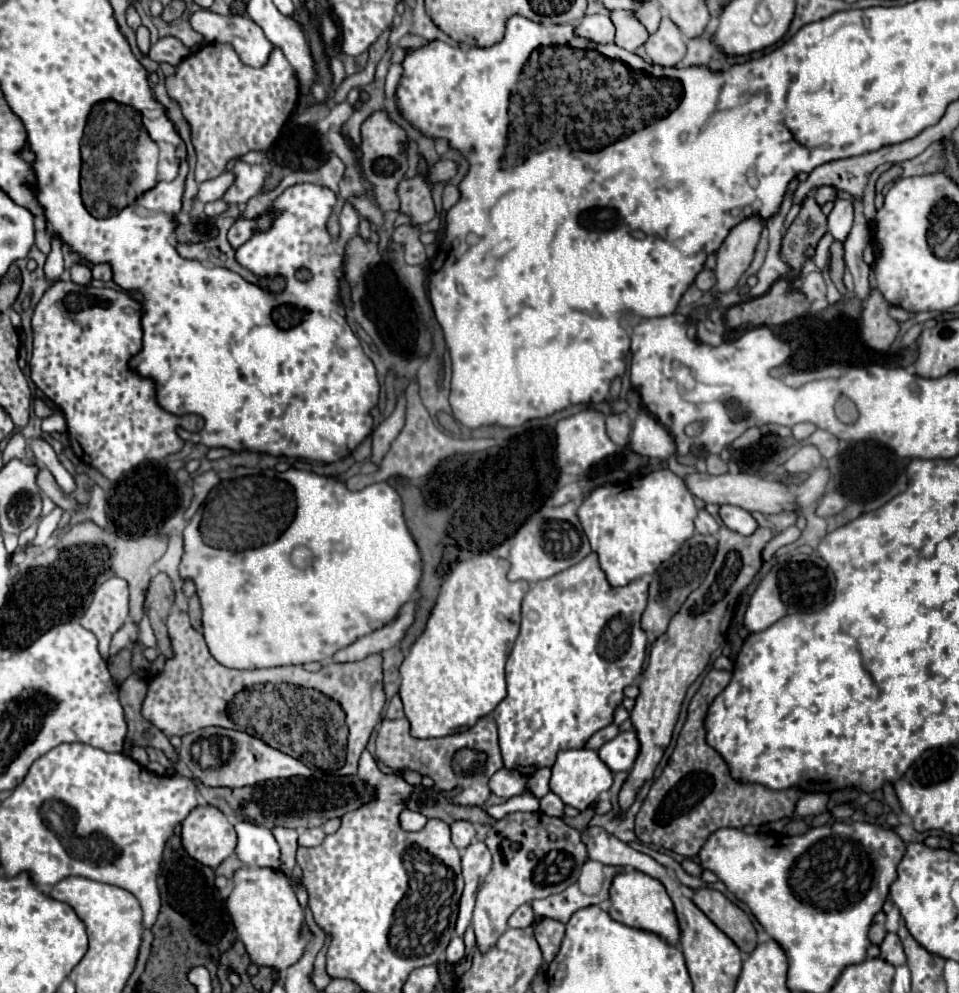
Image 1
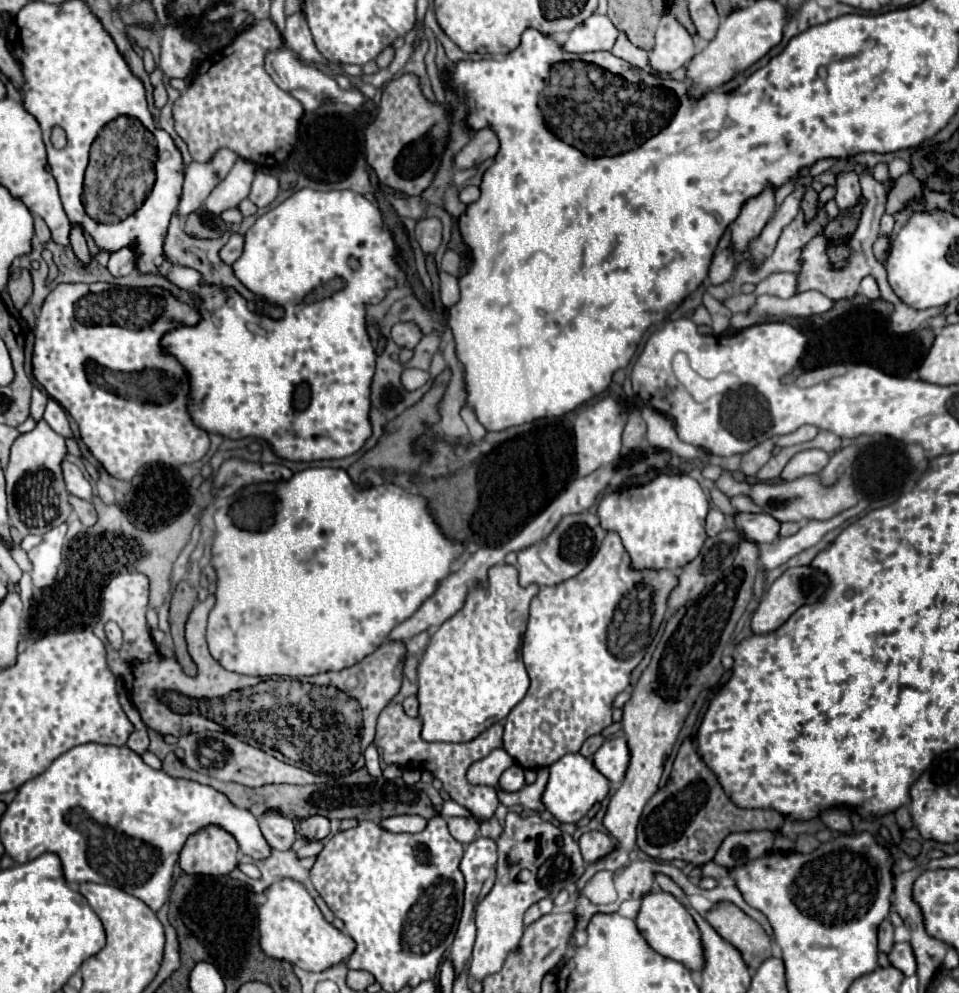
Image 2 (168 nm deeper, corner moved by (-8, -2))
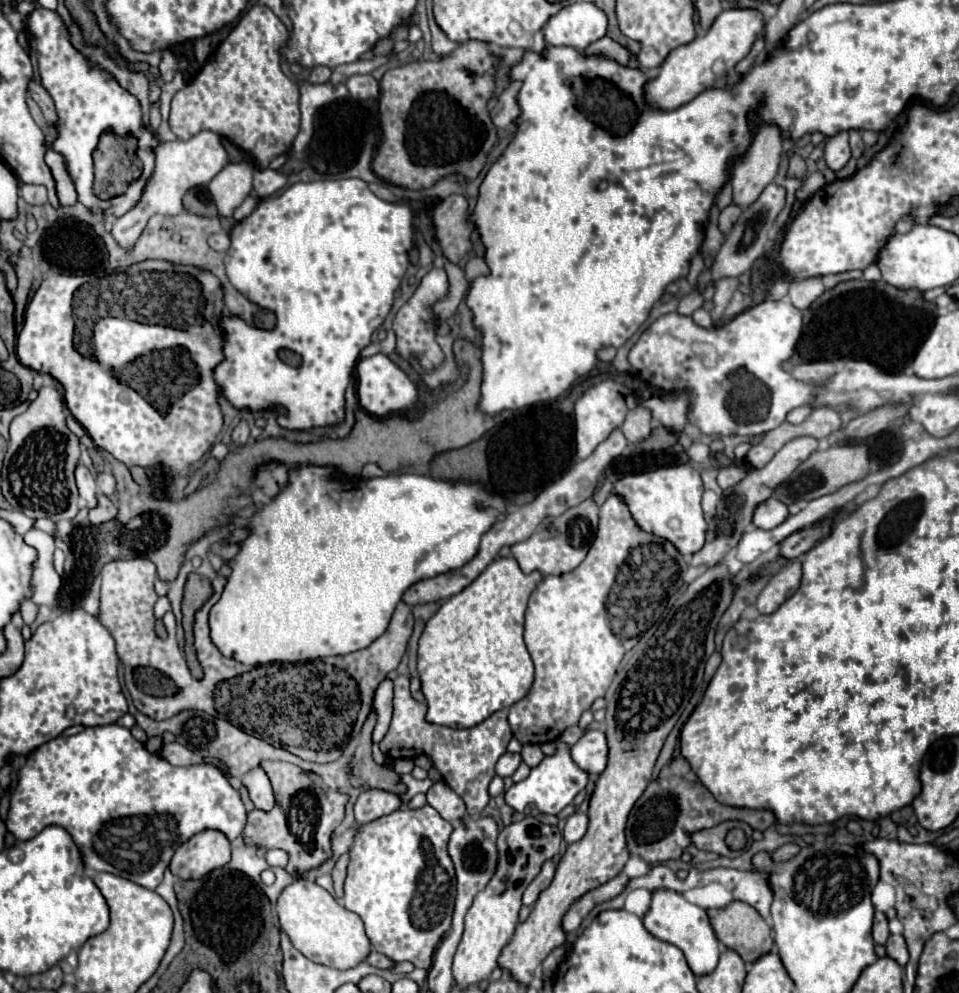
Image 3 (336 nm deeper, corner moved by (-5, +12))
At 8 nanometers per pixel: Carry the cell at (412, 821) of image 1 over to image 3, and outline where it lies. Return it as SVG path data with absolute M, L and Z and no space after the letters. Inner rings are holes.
M371 788L363 790L353 806L355 810L355 820L357 822L373 822L381 816L387 816L391 812L401 810L403 800L391 792L375 792Z

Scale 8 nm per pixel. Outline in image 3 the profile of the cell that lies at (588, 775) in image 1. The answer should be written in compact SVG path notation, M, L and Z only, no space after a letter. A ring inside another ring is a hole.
M555 742L555 754L551 756L545 756L543 762L531 770L531 774L513 784L507 792L505 792L505 802L517 810L517 812L523 812L529 804L535 804L539 812L545 812L545 814L559 814L563 808L567 808L573 798L587 786L589 782L589 774L585 770L581 770L573 758L571 758L571 748L565 744L565 742Z

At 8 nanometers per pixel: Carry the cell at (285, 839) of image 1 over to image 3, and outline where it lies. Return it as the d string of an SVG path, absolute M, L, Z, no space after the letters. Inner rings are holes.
M257 768L255 772L247 772L245 778L243 778L243 784L247 786L251 802L255 804L255 808L269 812L275 806L271 780L269 780L269 776L261 768Z

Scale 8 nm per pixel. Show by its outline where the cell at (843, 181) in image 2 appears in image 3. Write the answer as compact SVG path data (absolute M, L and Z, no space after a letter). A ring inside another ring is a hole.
M839 132L827 138L825 142L825 162L833 172L839 172L851 160L851 148L849 148L847 138L849 138L847 132Z

